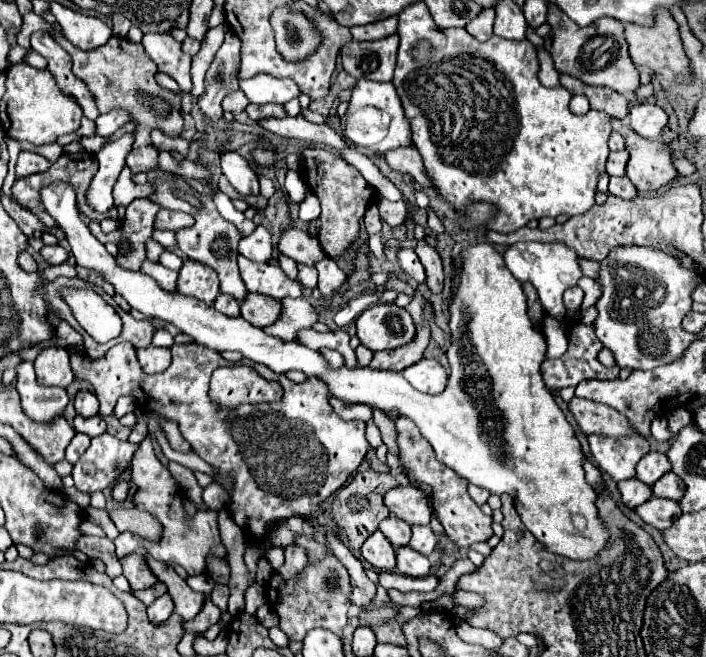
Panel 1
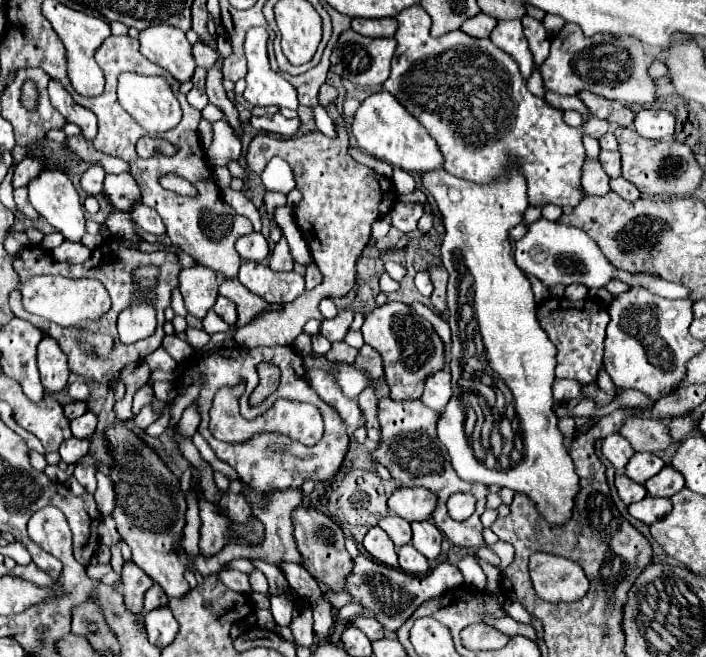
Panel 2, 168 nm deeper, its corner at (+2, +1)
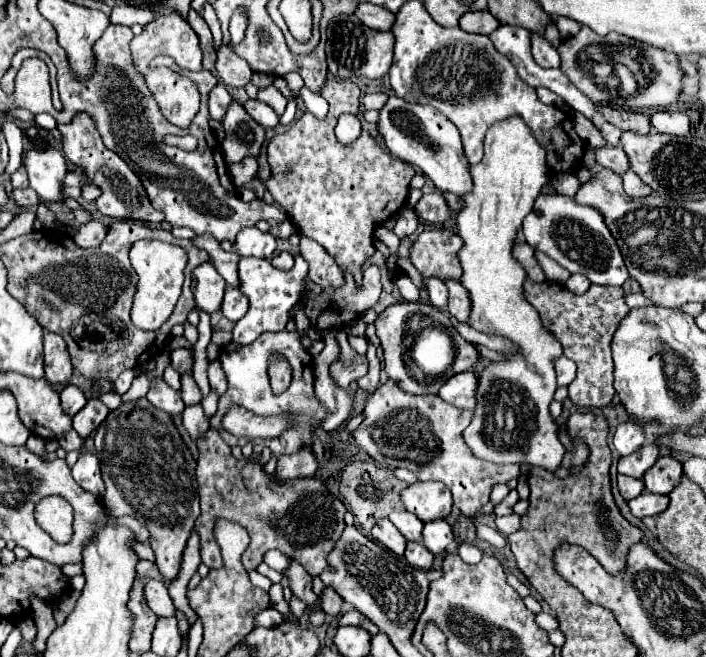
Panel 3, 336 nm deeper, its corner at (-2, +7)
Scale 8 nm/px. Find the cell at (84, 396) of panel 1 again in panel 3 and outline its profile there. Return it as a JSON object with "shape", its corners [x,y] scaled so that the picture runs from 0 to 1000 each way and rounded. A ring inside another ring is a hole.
{"shape":[[[93,584],[88,591],[85,606],[88,606],[88,621],[91,621],[91,627],[96,633],[108,633],[119,621],[119,615],[122,615],[122,603],[116,600],[116,594],[102,588],[102,584]]]}

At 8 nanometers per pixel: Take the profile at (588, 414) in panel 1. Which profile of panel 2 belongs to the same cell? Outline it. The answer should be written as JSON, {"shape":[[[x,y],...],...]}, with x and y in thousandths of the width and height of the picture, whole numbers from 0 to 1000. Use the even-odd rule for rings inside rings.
{"shape":[[[892,633],[875,654],[901,688],[935,688],[949,679],[949,664],[938,639],[918,639]]]}

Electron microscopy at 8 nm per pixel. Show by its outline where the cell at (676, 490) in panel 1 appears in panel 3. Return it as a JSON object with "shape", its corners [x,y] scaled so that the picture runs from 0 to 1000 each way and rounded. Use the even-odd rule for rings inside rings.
{"shape":[[[938,694],[929,700],[929,706],[909,725],[909,734],[918,749],[926,752],[946,752],[966,725],[966,706],[952,694]]]}

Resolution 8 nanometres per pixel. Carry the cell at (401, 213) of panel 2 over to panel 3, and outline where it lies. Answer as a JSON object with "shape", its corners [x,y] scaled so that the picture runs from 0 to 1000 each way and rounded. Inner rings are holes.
{"shape":[[[626,292],[601,295],[598,304],[589,311],[589,317],[595,317],[595,335],[612,338],[612,341],[629,341],[640,326]]]}

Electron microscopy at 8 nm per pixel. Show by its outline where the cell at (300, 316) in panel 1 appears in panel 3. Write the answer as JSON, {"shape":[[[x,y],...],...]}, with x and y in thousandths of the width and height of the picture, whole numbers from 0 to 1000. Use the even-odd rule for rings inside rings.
{"shape":[[[465,119],[453,134],[456,149],[467,158],[465,177],[450,183],[445,174],[431,170],[422,186],[402,204],[394,204],[380,219],[380,247],[385,268],[377,286],[385,301],[408,326],[425,356],[448,365],[465,381],[482,408],[499,408],[510,417],[513,402],[533,384],[527,356],[530,347],[544,341],[561,320],[575,311],[586,256],[567,240],[544,231],[544,225],[518,198],[504,216],[487,222],[476,213],[473,192],[482,174],[507,177],[510,134],[496,122]]]}

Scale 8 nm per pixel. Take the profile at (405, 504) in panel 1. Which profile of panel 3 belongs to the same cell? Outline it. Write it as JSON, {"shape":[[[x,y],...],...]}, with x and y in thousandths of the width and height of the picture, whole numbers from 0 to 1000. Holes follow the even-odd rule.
{"shape":[[[589,734],[567,755],[575,776],[589,782],[598,795],[632,788],[640,776],[640,752],[623,734]]]}

